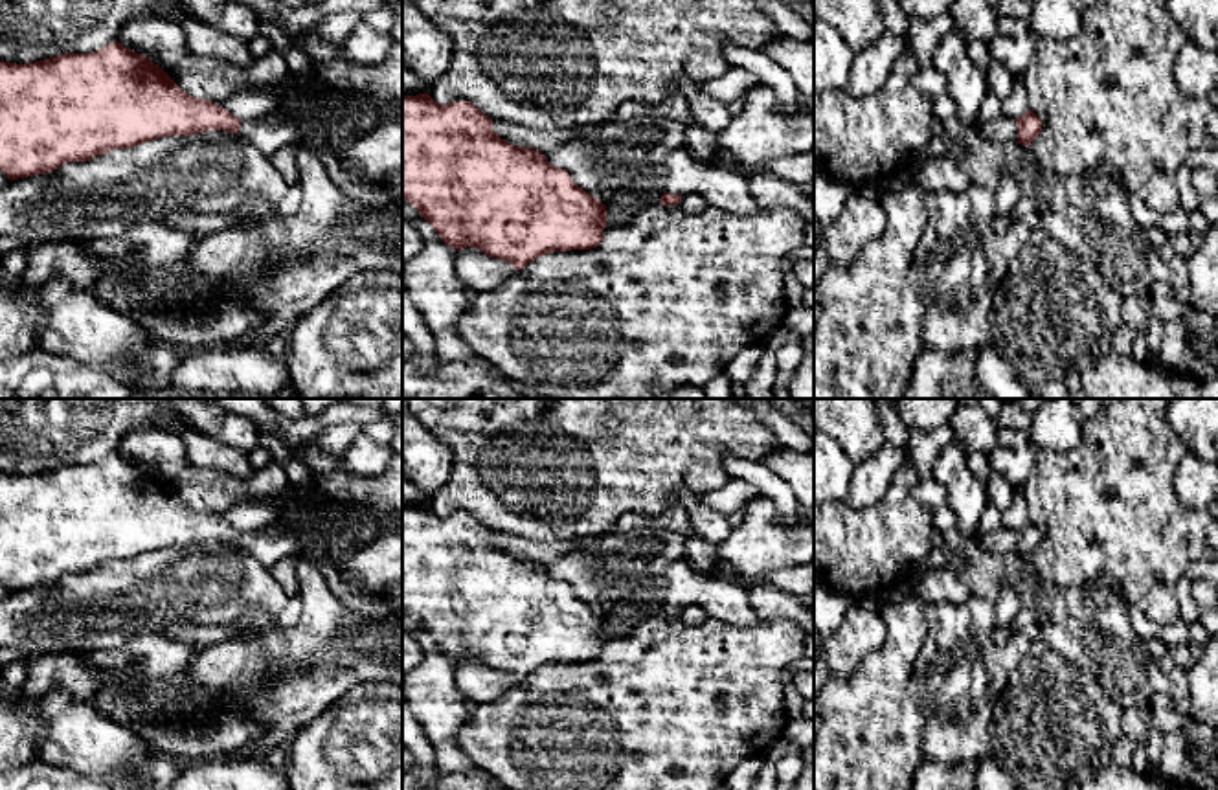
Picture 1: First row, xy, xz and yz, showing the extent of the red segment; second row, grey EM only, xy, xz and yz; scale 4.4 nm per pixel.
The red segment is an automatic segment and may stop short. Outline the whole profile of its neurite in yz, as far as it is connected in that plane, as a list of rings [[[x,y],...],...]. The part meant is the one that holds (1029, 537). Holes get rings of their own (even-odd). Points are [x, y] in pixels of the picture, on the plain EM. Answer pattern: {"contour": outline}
{"contour": [[[1027,522],[1021,529],[1010,531],[999,527],[988,535],[979,536],[985,551],[988,553],[1018,553],[1031,559],[1042,542],[1042,531],[1032,522]]]}

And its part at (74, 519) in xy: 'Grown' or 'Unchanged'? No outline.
Grown

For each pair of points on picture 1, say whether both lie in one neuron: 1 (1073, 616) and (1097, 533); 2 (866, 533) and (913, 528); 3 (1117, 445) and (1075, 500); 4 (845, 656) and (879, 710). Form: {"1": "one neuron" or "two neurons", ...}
{"1": "two neurons", "2": "one neuron", "3": "one neuron", "4": "two neurons"}

